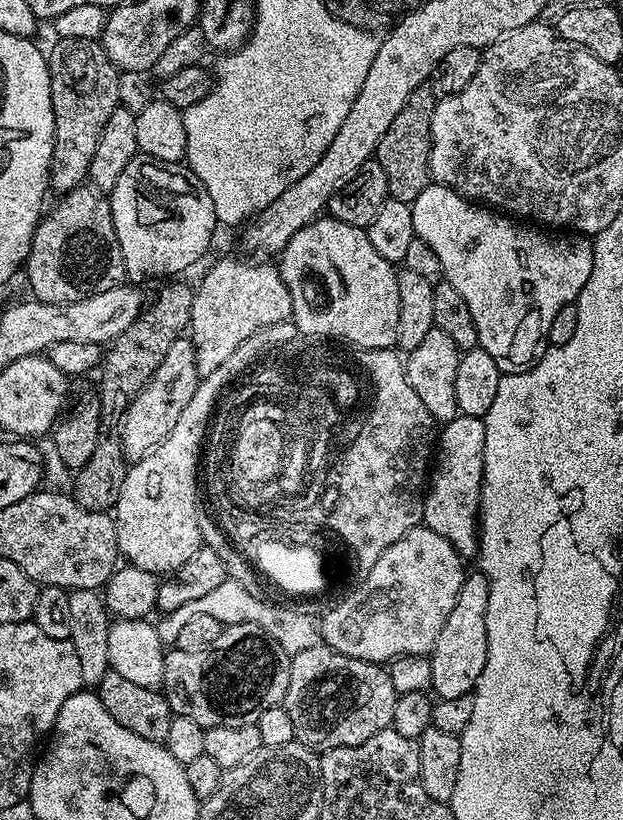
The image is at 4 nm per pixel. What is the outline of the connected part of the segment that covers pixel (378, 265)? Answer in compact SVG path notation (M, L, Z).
M324 214L311 220L278 253L278 267L292 303L291 323L301 337L327 338L354 348L396 348L398 338L398 278L397 269L378 250L374 250L367 231L346 222L338 222Z

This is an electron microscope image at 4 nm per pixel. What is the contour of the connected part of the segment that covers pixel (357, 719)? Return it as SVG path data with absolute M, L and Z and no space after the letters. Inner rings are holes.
M321 642L310 646L310 650L302 650L292 656L290 682L282 707L286 710L286 714L290 714L290 722L294 722L294 734L299 743L313 750L327 750L358 746L366 742L366 738L374 738L374 734L389 727L394 718L396 697L387 667L350 658L346 654L338 654L338 650Z

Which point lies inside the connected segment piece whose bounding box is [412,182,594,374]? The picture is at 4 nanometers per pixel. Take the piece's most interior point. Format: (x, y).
(514, 278)

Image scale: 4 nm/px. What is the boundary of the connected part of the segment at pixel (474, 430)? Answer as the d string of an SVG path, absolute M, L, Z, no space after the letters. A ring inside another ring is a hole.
M456 416L438 432L434 467L424 494L423 527L442 534L461 558L475 557L480 551L480 495L484 485L486 430L479 416Z

